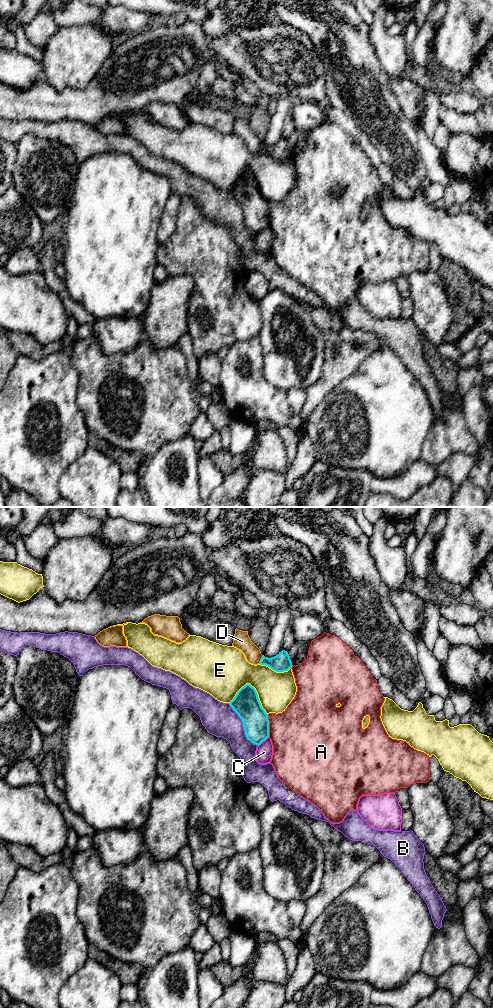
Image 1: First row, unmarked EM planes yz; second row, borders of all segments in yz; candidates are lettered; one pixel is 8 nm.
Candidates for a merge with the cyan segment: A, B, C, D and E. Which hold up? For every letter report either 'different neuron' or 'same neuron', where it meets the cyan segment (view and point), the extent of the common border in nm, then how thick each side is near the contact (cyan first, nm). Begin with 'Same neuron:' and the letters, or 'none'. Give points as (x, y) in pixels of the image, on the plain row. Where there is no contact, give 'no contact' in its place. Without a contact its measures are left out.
Same neuron: none
A: different neuron; meets cyan in yz at (268, 213); contact 180 nm long; 220 nm thick on the cyan side, 440 nm on the other
B: different neuron; meets cyan in yz at (243, 214); contact 420 nm long; 220 nm thick on the cyan side, 280 nm on the other
C: different neuron; meets cyan in yz at (263, 228); contact 120 nm long; 200 nm thick on the cyan side, 130 nm on the other
D: different neuron; meets cyan in yz at (261, 147); contact 80 nm long; 150 nm thick on the cyan side, 140 nm on the other
E: different neuron; meets cyan in yz at (254, 176); contact 320 nm long; 220 nm thick on the cyan side, 340 nm on the other

